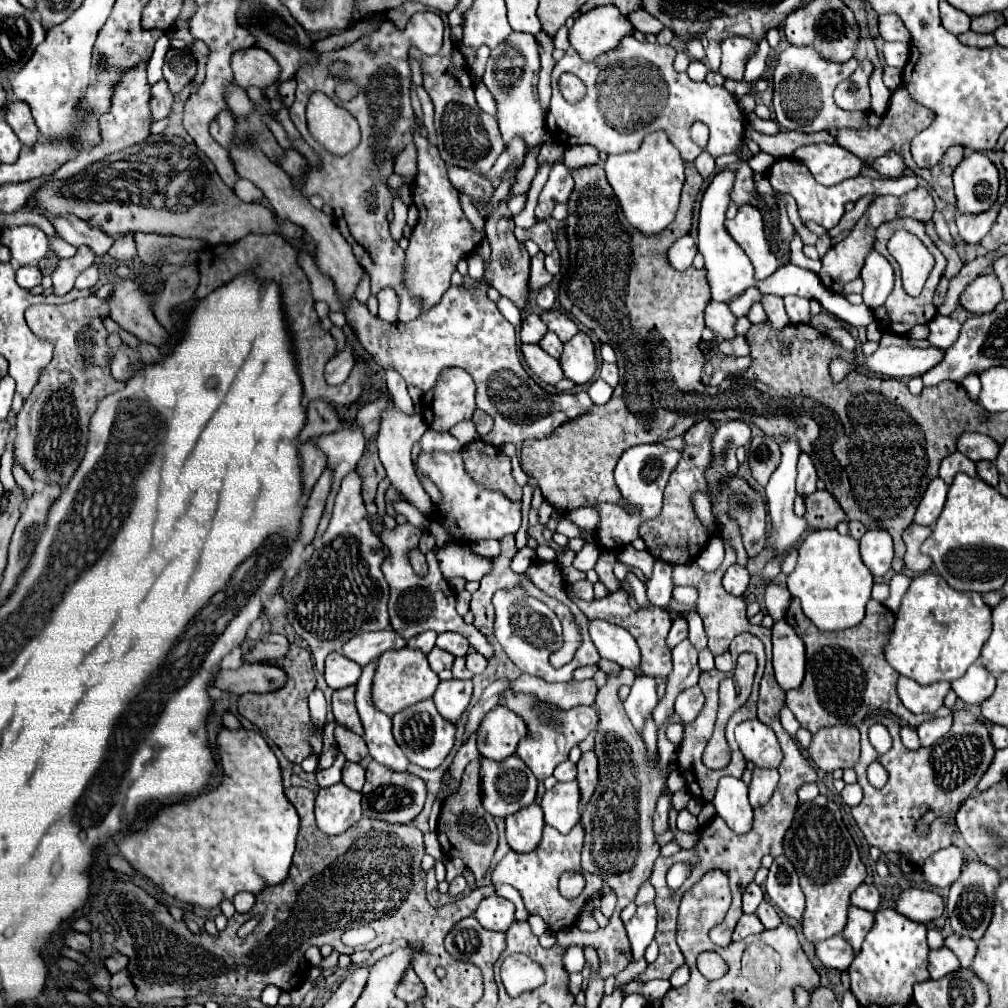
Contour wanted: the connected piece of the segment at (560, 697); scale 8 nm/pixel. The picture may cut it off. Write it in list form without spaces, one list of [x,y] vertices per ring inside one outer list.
[[[522,674],[512,682],[512,692],[514,694],[530,694],[538,702],[552,704],[560,710],[570,710],[574,706],[582,704],[594,704],[598,688],[594,686],[594,680],[584,680],[584,682],[564,682],[564,684],[550,684],[546,680],[540,680],[536,676]]]

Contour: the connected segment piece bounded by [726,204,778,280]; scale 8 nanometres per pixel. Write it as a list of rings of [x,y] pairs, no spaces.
[[[742,204],[734,220],[726,222],[726,230],[748,254],[754,266],[754,278],[764,280],[776,272],[778,260],[770,250],[770,244],[764,234],[764,216],[752,204]]]

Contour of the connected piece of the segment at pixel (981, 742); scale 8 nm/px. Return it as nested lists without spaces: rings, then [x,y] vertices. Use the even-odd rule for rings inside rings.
[[[956,710],[954,724],[952,724],[948,736],[940,738],[936,744],[932,744],[928,748],[908,750],[900,740],[898,728],[900,728],[898,722],[894,722],[890,716],[882,716],[882,714],[872,714],[860,724],[862,756],[854,770],[858,774],[858,784],[864,790],[864,800],[852,808],[852,816],[858,824],[858,828],[864,832],[866,842],[870,846],[880,848],[884,854],[886,852],[908,854],[912,866],[922,868],[924,860],[932,852],[952,844],[952,838],[957,830],[954,816],[956,816],[958,808],[962,806],[962,802],[972,794],[972,790],[976,790],[980,778],[984,776],[984,772],[988,770],[988,766],[994,760],[996,748],[992,746],[986,724],[980,722],[968,710]],[[874,722],[884,724],[894,738],[892,748],[884,756],[880,756],[882,766],[888,770],[888,782],[880,790],[868,786],[868,780],[866,780],[866,766],[870,762],[878,760],[876,750],[868,742],[868,728]],[[928,810],[938,814],[938,818],[931,824],[928,838],[918,838],[914,834],[914,824]]]

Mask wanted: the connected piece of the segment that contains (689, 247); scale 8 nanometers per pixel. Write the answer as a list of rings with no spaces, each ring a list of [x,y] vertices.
[[[690,234],[682,236],[672,244],[672,250],[668,250],[668,260],[676,270],[686,270],[692,266],[692,260],[696,256],[696,242]]]

